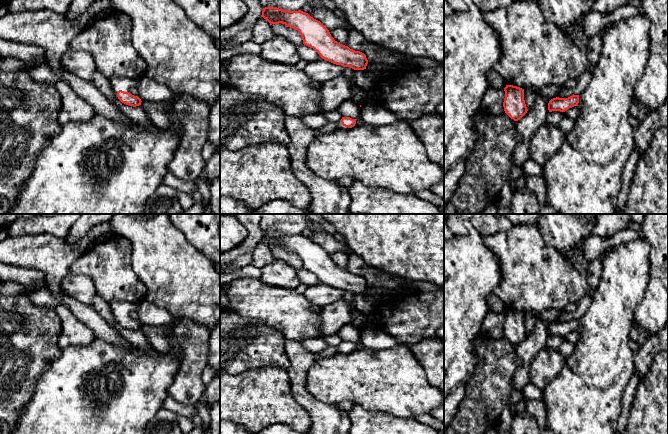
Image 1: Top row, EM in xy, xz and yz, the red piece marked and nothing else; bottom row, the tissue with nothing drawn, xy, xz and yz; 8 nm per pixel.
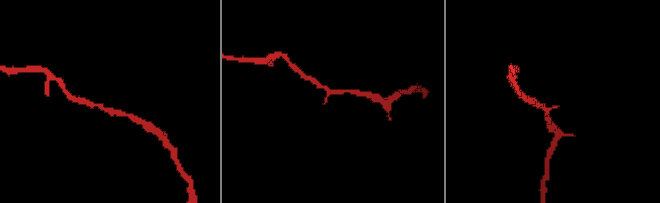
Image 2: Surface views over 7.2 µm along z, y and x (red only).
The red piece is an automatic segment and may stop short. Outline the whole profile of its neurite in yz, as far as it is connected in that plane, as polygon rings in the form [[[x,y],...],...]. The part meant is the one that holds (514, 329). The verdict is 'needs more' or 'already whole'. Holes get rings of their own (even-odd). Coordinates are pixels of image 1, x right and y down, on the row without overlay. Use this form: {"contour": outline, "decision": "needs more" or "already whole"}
{"contour": [[[506,309],[503,331],[505,337],[514,345],[520,344],[528,335],[524,324],[524,313]]], "decision": "already whole"}

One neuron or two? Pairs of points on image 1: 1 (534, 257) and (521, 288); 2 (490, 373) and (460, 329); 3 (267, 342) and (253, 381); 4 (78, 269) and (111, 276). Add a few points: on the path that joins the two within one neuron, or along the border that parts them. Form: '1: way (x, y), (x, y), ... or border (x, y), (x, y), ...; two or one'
1: way (532, 265), (532, 277), (529, 280); one
2: border (482, 331), (473, 344), (476, 359), (473, 370); two
3: border (281, 367), (259, 366), (236, 374); two
4: way (86, 269), (103, 269); one

